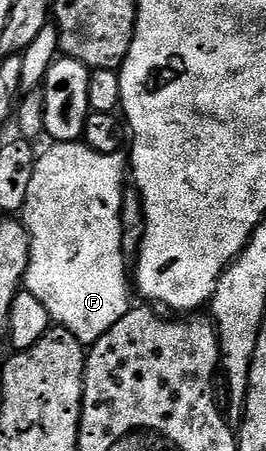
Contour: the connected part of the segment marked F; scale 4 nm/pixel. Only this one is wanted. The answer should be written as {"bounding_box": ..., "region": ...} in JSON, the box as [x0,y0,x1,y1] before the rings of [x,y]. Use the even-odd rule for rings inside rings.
{"bounding_box":[22,142,133,346],"region":[[[52,142],[49,145],[44,153],[41,151],[36,157],[33,178],[22,209],[22,223],[32,240],[23,287],[34,294],[42,306],[46,306],[59,327],[70,330],[70,334],[74,334],[81,344],[91,346],[98,342],[98,338],[102,338],[102,334],[106,334],[106,330],[110,330],[110,326],[114,326],[114,322],[127,314],[133,303],[130,272],[124,269],[126,259],[122,252],[120,221],[126,187],[126,160],[120,154],[102,154],[83,142]]]}

